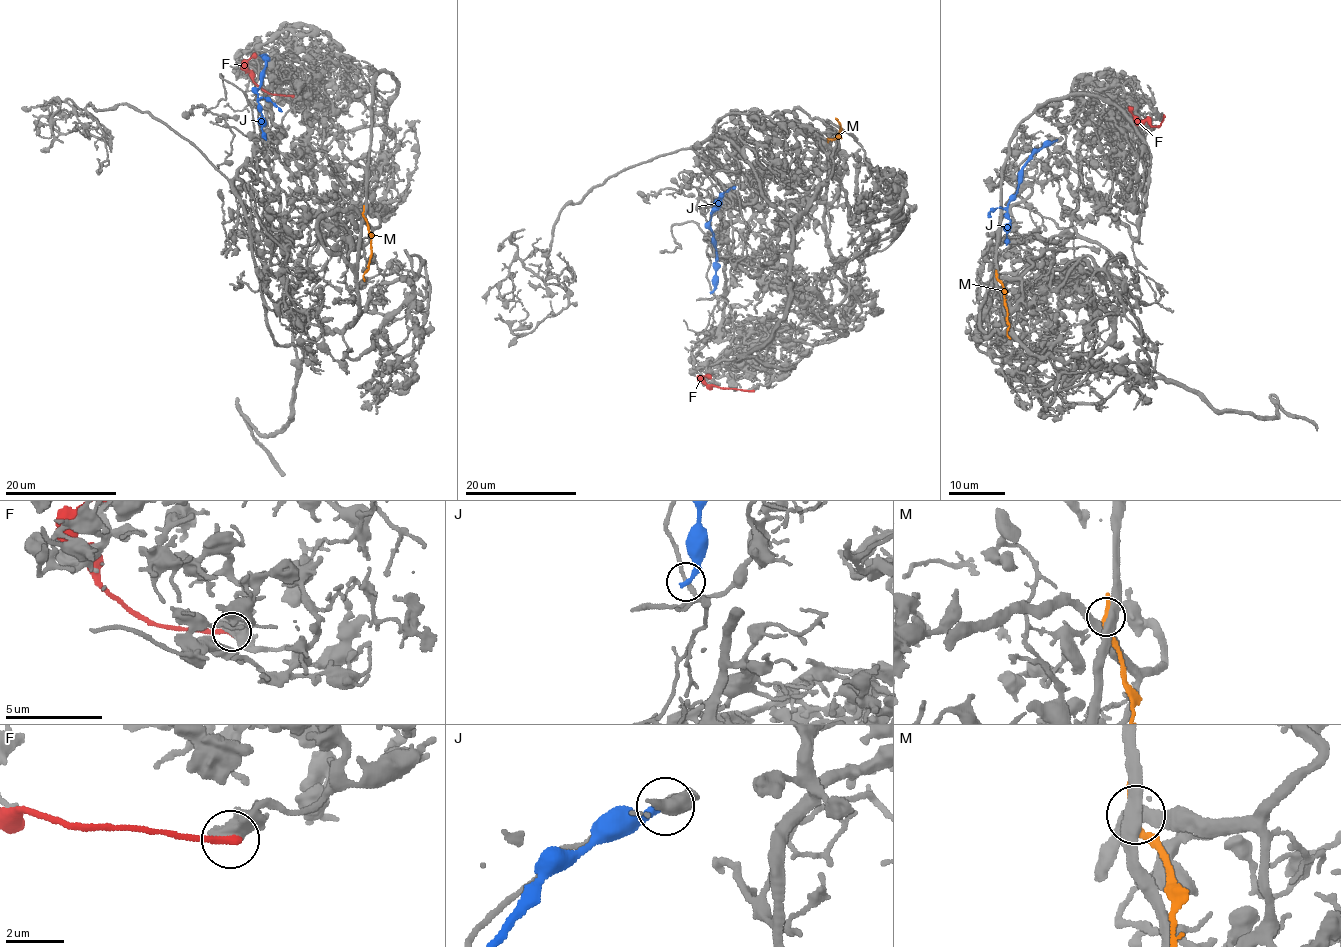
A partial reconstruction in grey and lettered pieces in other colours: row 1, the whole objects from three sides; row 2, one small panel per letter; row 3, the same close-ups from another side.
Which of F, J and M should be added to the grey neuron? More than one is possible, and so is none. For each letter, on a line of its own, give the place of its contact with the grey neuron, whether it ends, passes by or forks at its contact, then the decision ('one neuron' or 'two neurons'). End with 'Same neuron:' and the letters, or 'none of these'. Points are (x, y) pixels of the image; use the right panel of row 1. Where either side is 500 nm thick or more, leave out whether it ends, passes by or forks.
F: contact (1163, 116); two neurons
J: contact (1056, 140); it ends; two neurons
M: contact (997, 276); it ends; two neurons
Same neuron: none of these

